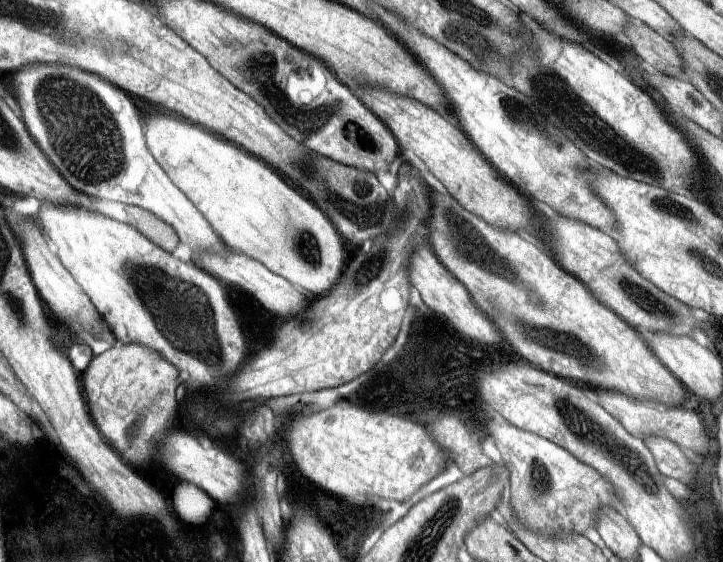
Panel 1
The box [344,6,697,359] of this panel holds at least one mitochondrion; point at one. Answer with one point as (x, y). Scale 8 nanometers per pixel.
(567, 106)

